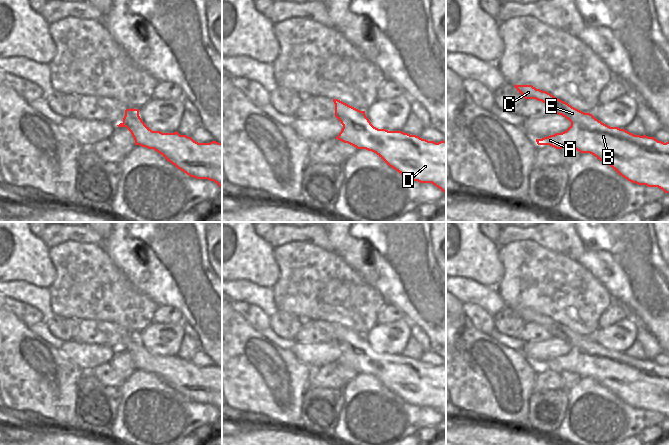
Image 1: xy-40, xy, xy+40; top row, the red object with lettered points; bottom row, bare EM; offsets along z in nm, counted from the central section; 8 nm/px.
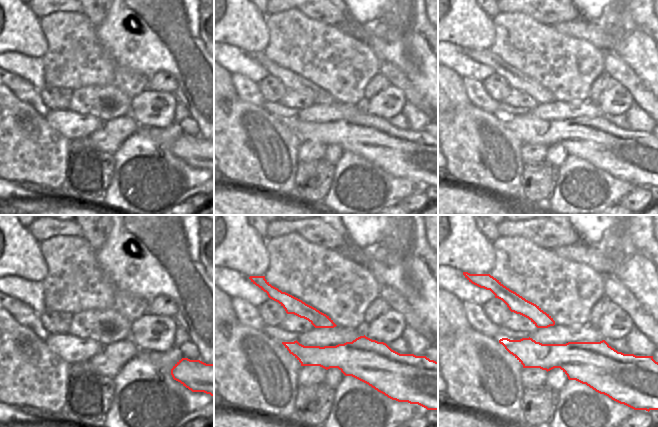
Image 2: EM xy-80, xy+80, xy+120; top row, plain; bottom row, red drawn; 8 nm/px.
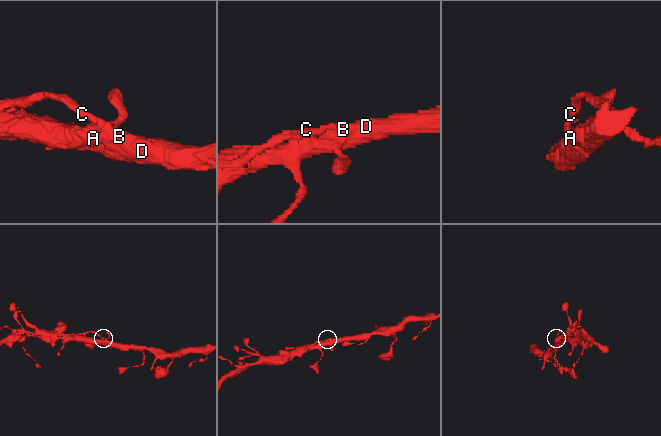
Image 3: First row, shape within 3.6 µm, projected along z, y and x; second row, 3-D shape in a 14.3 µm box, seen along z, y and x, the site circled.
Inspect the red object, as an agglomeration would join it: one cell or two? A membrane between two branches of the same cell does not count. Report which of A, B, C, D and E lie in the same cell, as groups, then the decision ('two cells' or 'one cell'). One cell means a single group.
A B D / C E | two cells

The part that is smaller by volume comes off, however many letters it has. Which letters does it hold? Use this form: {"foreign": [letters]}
{"foreign": ["C", "E"]}

